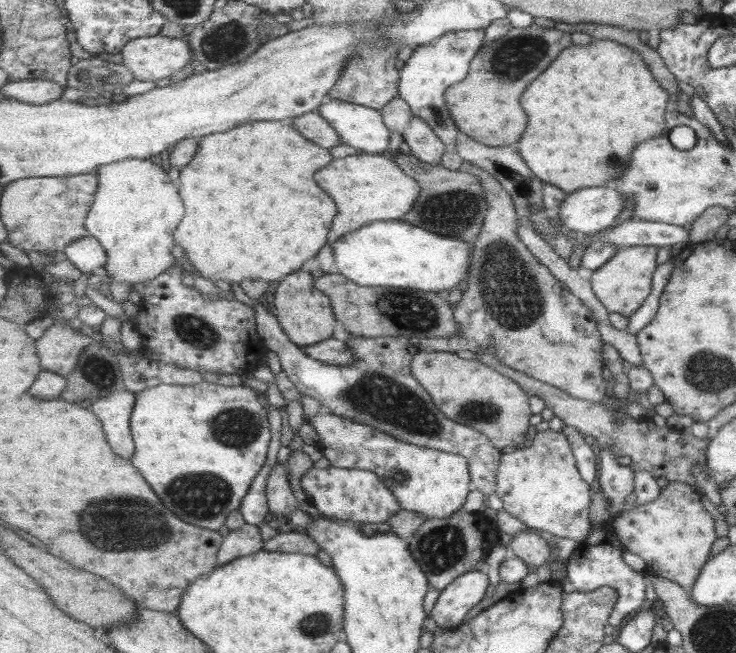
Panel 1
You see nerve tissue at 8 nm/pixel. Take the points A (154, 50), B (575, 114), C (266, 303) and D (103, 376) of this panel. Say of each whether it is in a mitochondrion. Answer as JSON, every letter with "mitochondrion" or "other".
{"A":"other","B":"other","C":"other","D":"mitochondrion"}

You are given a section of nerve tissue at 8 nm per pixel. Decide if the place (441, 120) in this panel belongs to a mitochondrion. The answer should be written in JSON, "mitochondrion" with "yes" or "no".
{"mitochondrion":"yes"}

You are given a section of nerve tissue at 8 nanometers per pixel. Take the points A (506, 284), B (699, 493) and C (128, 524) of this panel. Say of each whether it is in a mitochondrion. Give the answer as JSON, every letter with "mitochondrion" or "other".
{"A":"mitochondrion","B":"other","C":"mitochondrion"}

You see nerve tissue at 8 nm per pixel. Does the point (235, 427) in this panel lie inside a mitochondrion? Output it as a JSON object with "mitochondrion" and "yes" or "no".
{"mitochondrion":"yes"}

